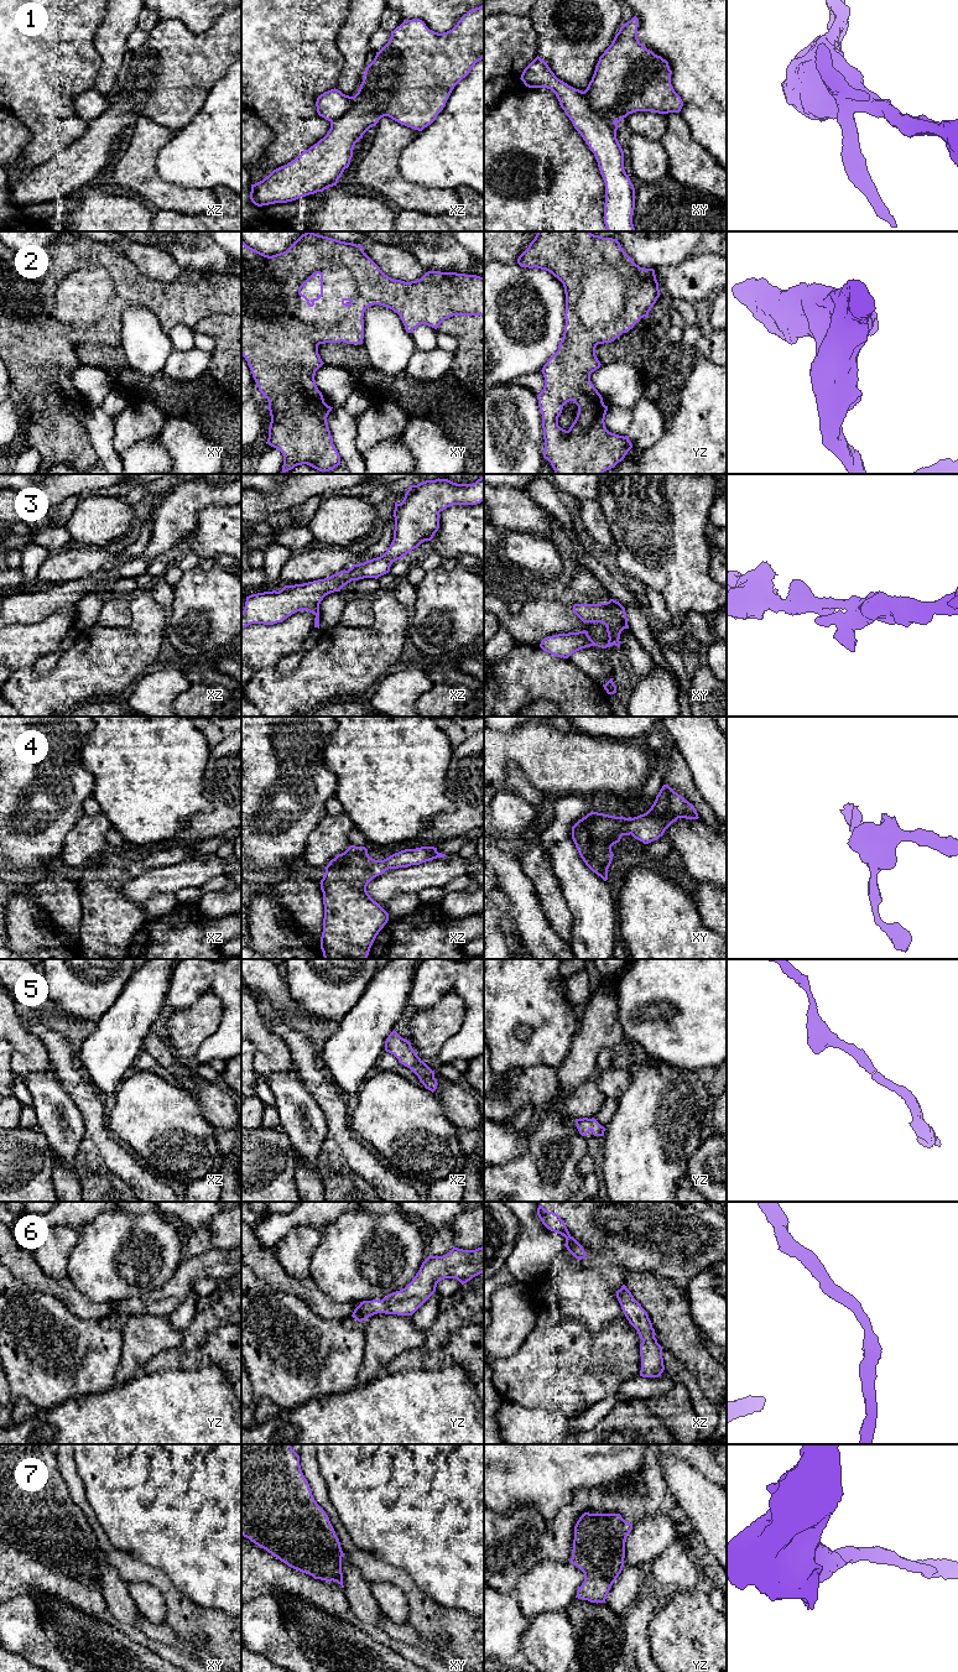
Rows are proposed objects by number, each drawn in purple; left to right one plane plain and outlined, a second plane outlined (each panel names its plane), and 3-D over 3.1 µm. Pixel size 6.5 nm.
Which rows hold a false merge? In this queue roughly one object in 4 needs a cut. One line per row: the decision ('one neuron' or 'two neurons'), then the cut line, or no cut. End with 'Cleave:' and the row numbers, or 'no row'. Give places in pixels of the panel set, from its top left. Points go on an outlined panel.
1: two neurons; cut in xy along (582, 92), (587, 103), (594, 110), (608, 115), (614, 121)
2: one neuron; no cut
3: one neuron; no cut
4: one neuron; no cut
5: one neuron; no cut
6: one neuron; no cut
7: one neuron; no cut
Cleave: 1

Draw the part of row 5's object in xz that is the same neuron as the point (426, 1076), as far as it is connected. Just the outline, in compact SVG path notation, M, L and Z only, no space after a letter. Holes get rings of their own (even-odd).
M395 1030L385 1041L385 1051L394 1054L401 1064L410 1068L432 1093L437 1089L437 1079L432 1071L413 1051L410 1041L402 1038Z

